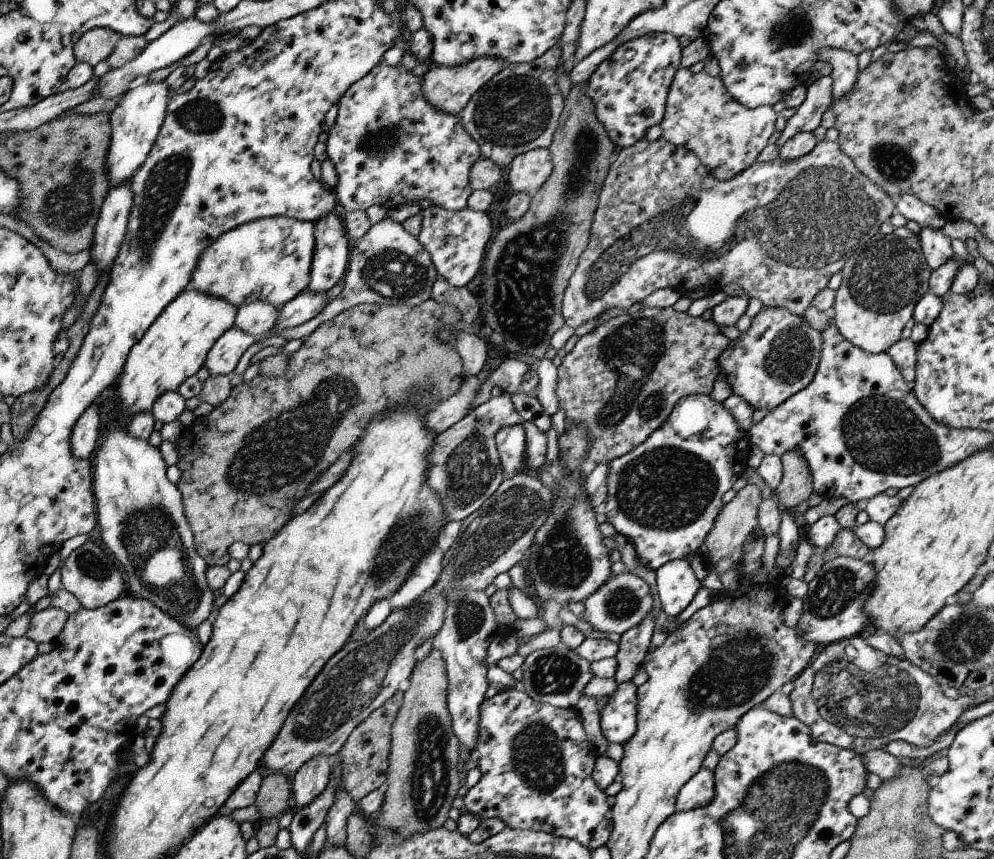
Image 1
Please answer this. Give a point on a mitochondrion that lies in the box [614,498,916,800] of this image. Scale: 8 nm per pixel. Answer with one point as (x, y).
(737, 669)

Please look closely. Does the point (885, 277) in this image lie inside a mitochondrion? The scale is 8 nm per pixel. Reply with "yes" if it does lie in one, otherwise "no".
yes

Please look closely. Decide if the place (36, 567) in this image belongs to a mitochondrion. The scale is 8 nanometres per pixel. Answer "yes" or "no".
no

